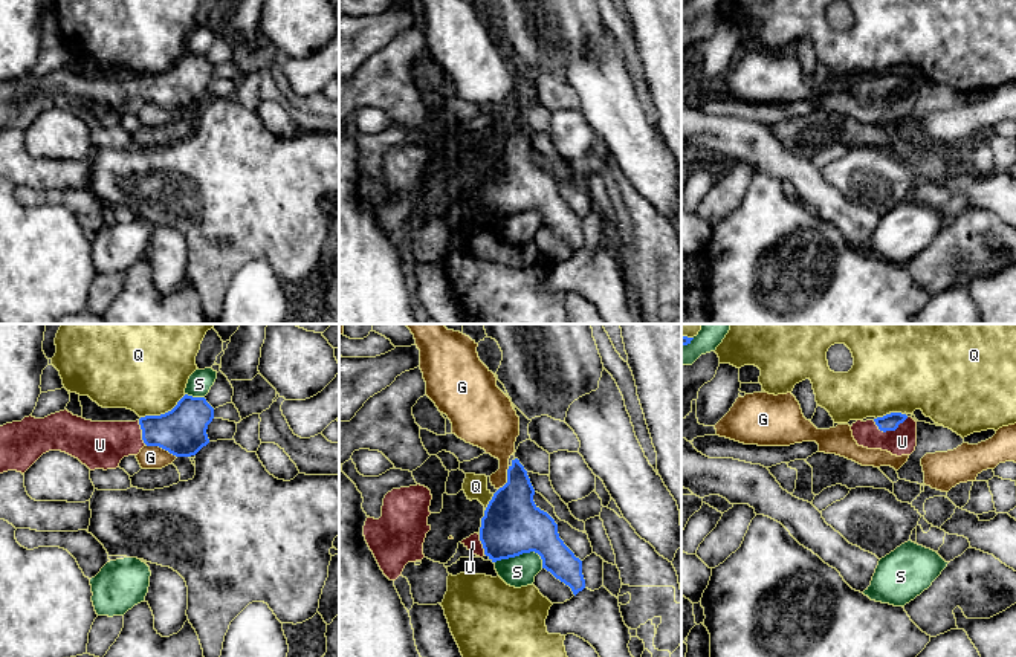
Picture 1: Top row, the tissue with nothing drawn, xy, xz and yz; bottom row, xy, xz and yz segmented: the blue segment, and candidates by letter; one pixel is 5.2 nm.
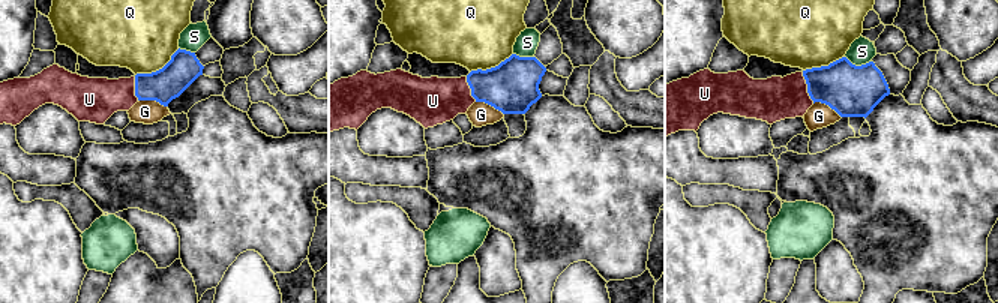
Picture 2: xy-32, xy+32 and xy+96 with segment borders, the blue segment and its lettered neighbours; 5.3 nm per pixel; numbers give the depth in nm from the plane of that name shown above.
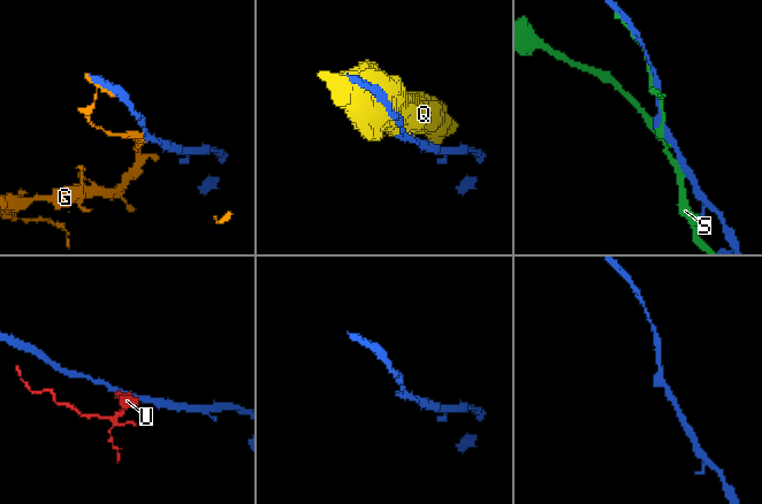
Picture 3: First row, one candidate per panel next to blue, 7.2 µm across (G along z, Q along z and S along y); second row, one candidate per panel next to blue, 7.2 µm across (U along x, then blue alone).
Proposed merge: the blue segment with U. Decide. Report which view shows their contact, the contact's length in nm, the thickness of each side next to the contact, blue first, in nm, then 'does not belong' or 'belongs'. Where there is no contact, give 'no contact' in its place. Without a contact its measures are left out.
yz | 190 nm | 90/140 nm | belongs

